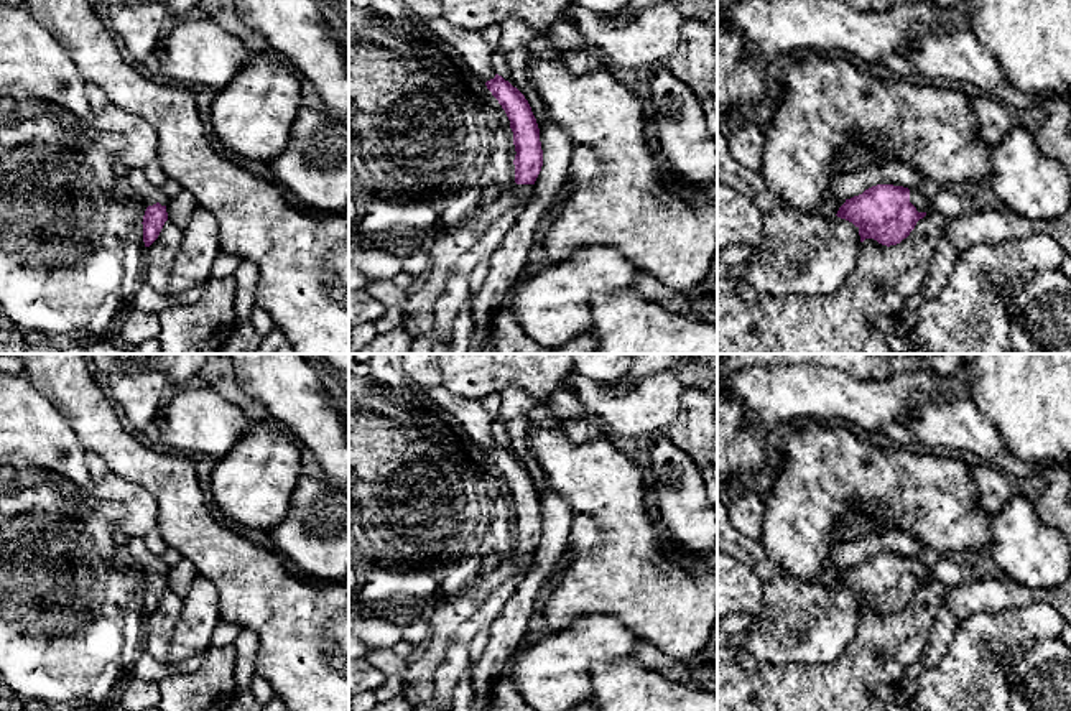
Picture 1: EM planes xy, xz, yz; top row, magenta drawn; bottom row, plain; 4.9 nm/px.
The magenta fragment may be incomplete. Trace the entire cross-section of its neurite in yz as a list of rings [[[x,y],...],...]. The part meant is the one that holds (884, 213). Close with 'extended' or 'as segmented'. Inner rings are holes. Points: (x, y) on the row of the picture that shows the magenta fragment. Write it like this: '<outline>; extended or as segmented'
[[[877,184],[846,199],[836,216],[859,229],[860,242],[874,239],[890,247],[906,239],[928,212],[928,196],[903,186]]]; extended

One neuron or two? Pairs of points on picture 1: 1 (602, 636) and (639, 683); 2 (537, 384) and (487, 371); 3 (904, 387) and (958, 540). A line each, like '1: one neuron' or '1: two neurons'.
1: two neurons
2: one neuron
3: two neurons

